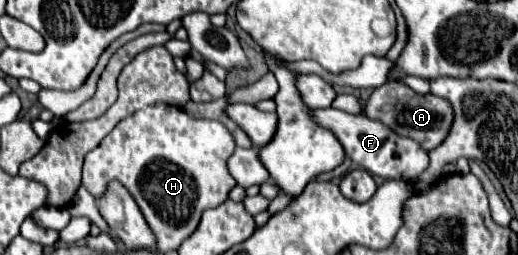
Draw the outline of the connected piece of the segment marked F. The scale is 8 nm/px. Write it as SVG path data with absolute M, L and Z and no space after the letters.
M335 108L315 110L313 116L319 124L329 128L341 140L347 156L355 164L359 164L361 168L365 168L375 176L381 176L385 180L405 178L405 182L411 182L411 178L417 178L419 174L423 174L423 170L427 170L427 162L429 162L427 150L423 150L423 146L419 146L419 142L415 142L413 138L403 138L401 134L387 130L387 126L383 126L383 122L379 120L371 120L365 114L357 114L357 116L347 114Z

